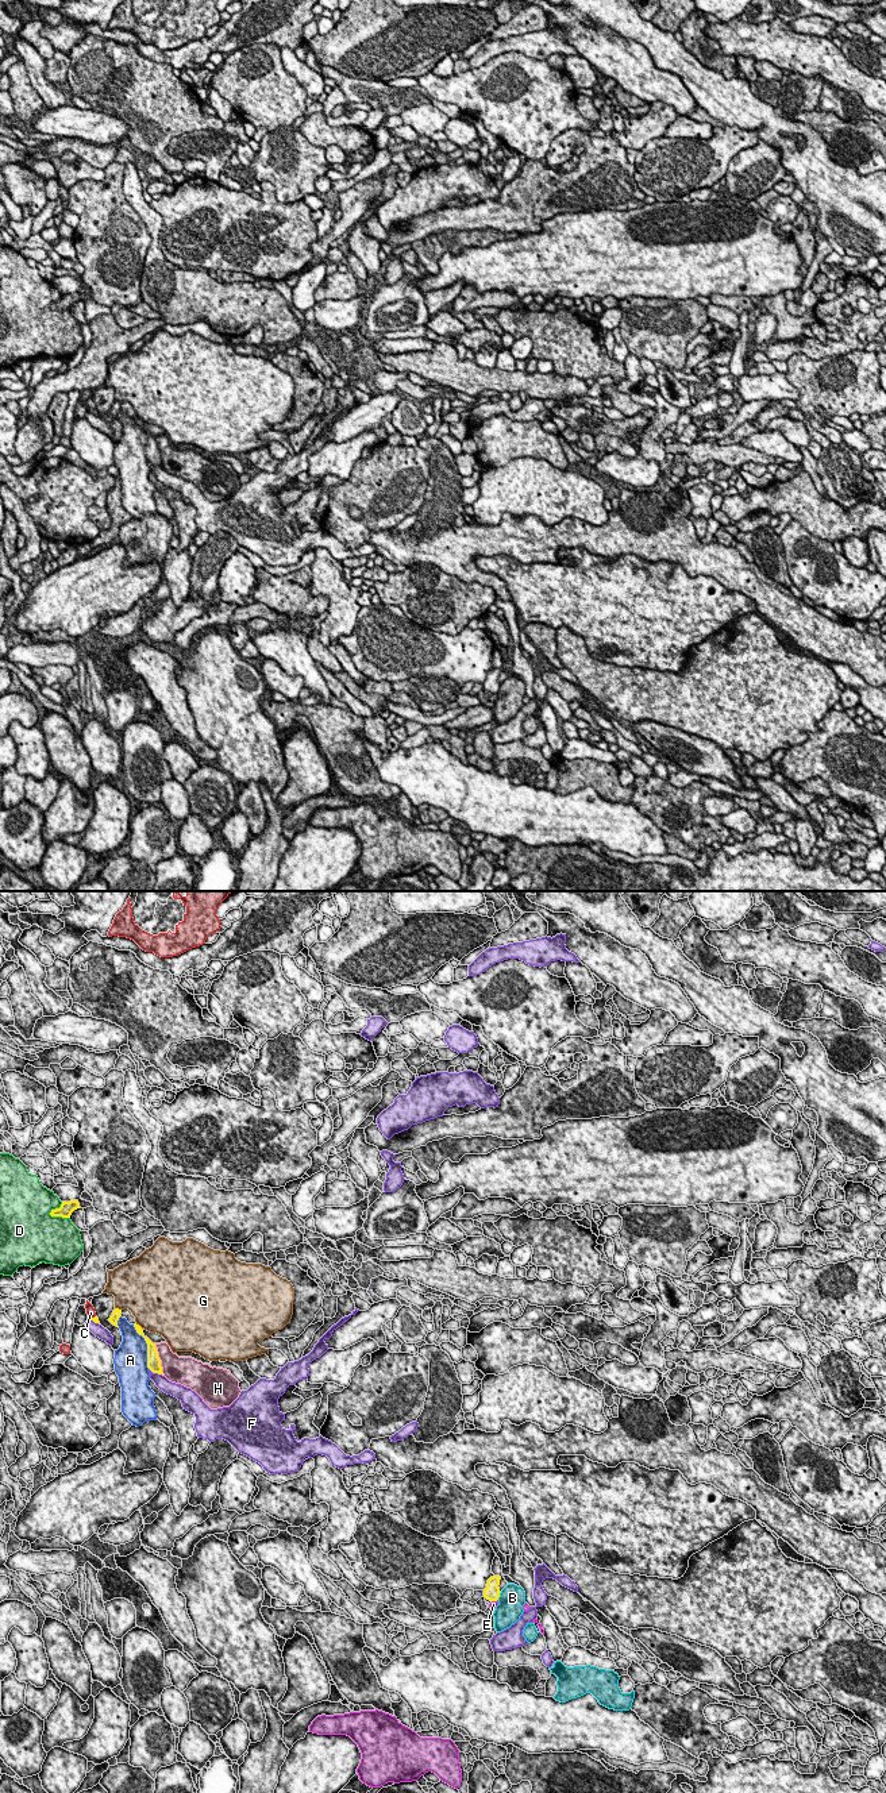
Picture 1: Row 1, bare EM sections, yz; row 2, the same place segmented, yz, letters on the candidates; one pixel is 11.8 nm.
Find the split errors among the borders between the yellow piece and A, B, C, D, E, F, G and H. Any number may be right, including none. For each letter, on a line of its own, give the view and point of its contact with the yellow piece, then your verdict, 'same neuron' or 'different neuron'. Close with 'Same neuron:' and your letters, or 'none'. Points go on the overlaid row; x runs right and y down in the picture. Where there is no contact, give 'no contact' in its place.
A: contact yz (147, 1346); different neuron
B: contact yz (499, 1596); different neuron
C: contact yz (92, 1318); different neuron
D: contact yz (60, 1215); different neuron
E: contact yz (494, 1600); different neuron
F: contact yz (155, 1372); different neuron
G: contact yz (118, 1308); different neuron
H: contact yz (160, 1360); different neuron
Same neuron: none

